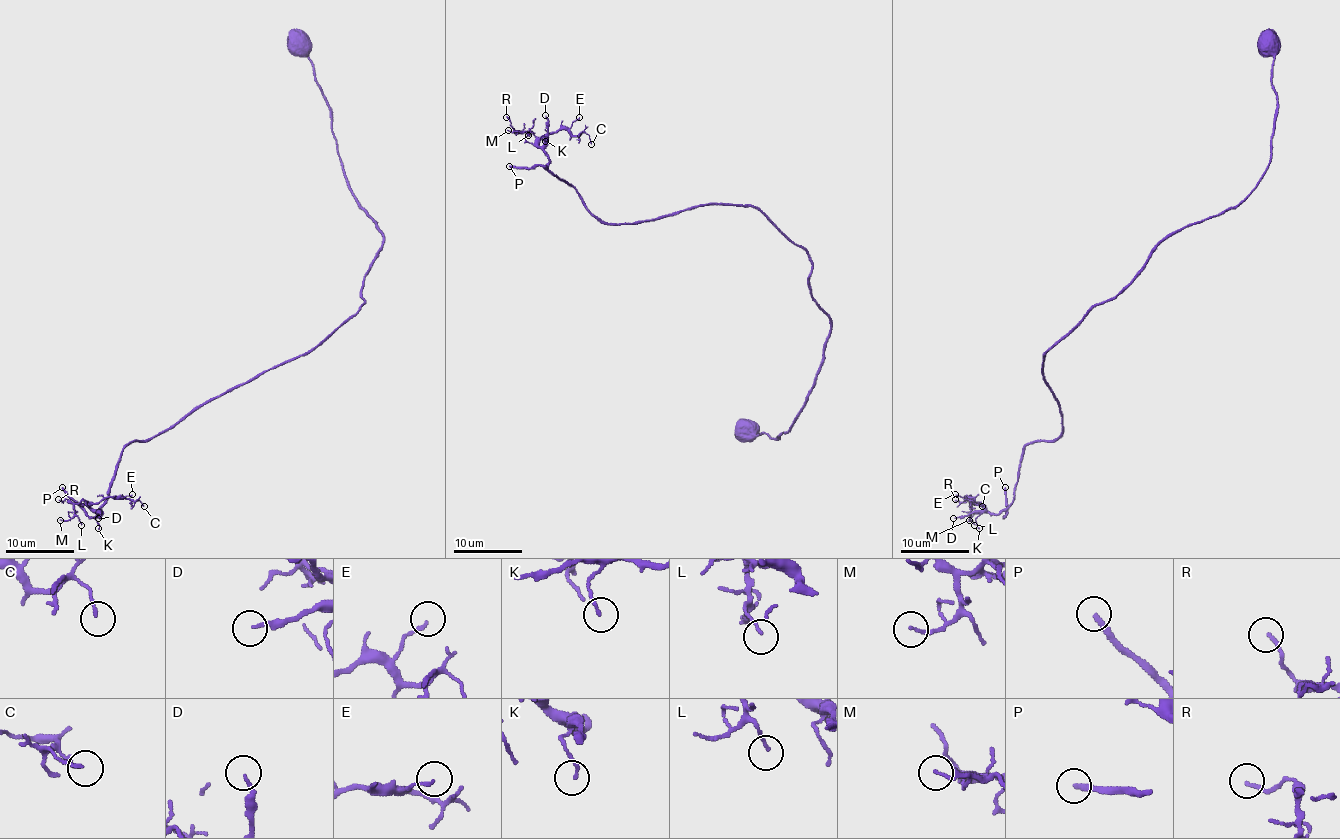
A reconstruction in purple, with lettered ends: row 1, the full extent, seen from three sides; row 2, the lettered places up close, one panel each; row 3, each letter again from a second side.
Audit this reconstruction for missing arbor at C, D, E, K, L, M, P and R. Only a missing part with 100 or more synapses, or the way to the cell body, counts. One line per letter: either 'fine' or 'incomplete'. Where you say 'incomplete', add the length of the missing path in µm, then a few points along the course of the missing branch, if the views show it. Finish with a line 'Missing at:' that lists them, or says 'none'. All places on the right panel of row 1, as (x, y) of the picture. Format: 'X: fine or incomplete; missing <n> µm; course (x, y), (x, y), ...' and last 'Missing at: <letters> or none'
C: fine
D: fine
E: fine
K: fine
L: fine
M: fine
P: incomplete; missing 80 µm
R: fine
Missing at: P

